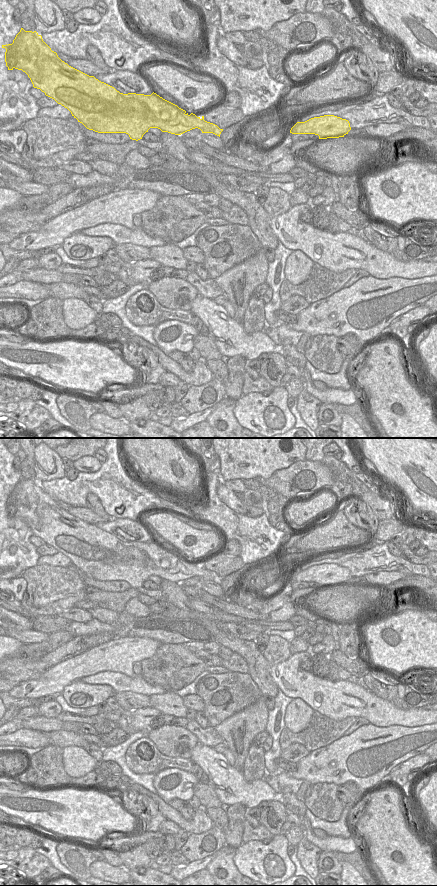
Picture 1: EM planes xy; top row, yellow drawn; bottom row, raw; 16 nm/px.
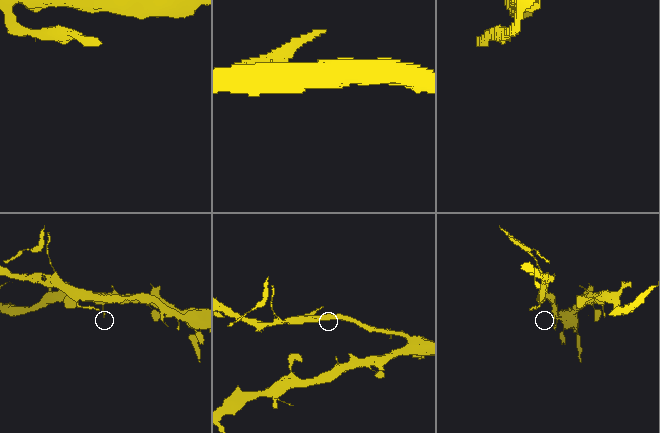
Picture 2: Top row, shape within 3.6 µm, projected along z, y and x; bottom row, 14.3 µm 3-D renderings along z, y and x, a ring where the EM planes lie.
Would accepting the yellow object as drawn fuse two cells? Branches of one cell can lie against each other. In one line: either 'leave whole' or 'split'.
leave whole

